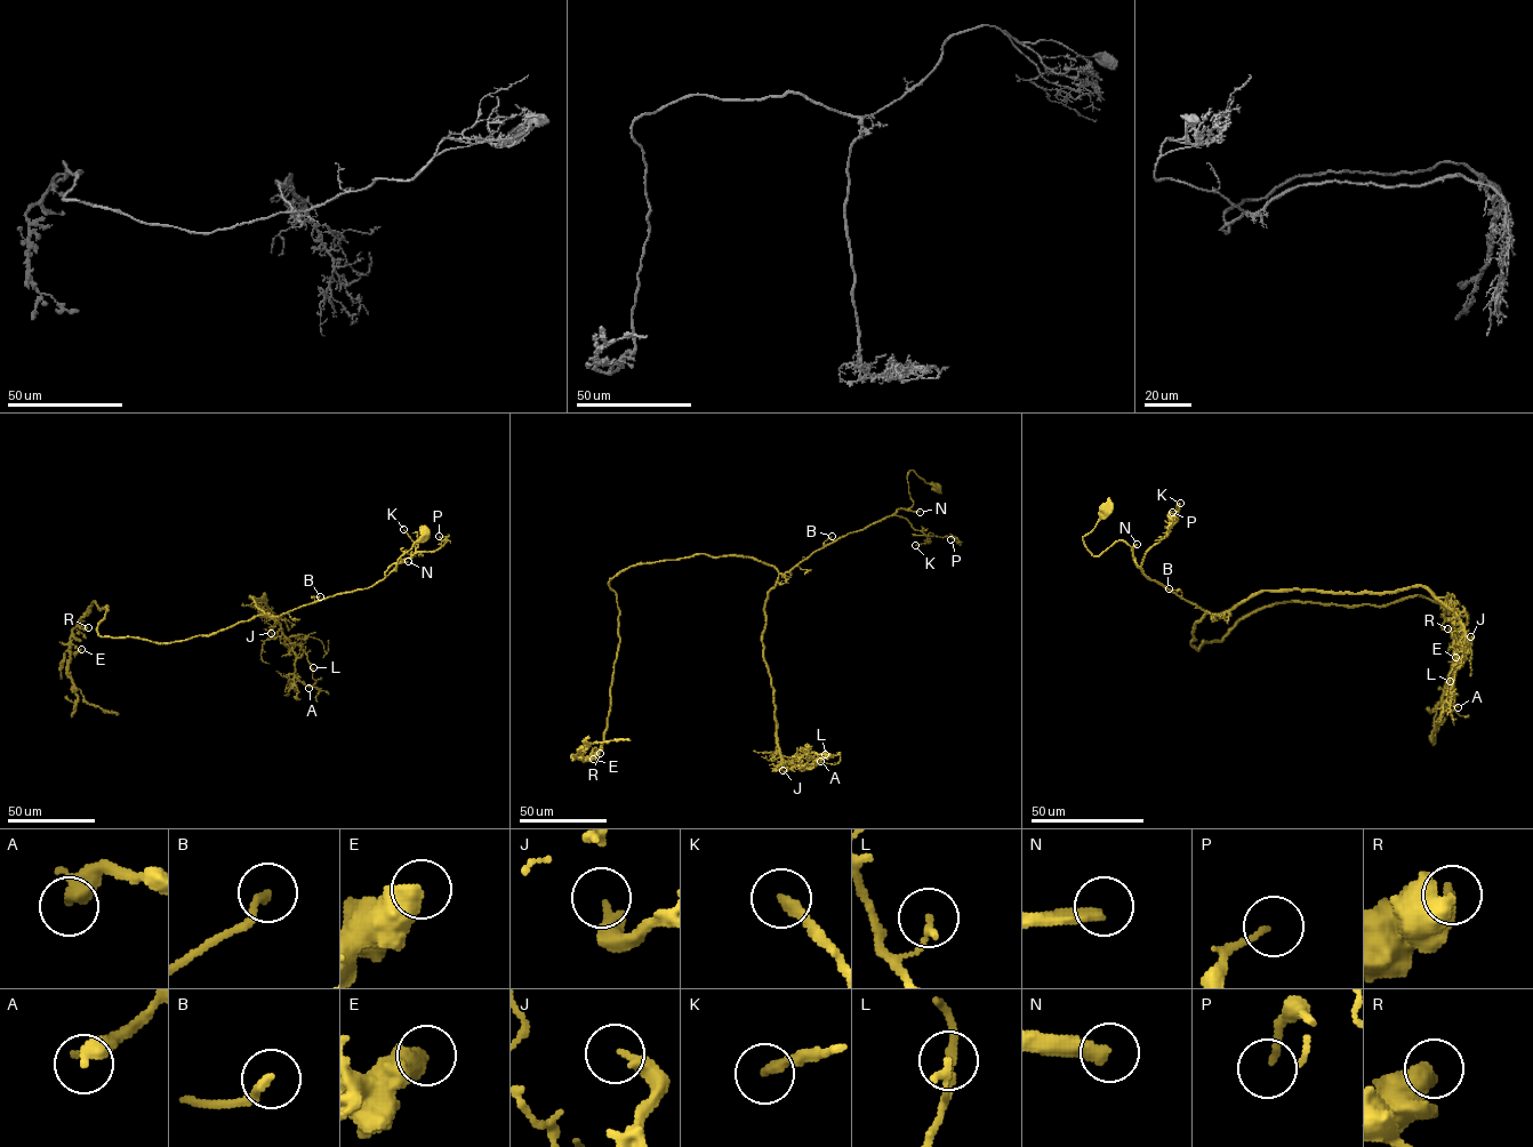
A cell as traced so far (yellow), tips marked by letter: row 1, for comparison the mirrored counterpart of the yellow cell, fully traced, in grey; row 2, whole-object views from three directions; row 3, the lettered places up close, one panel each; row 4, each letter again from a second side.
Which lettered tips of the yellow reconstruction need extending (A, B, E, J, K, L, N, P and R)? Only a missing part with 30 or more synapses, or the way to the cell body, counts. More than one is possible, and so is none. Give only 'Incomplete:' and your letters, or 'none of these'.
Incomplete: N

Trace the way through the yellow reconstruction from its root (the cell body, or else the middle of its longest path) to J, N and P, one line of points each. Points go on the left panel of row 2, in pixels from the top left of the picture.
J: (426, 534), (395, 570), (400, 559), (368, 587), (274, 616), (250, 596), (264, 594), (281, 631), (271, 633)
N: (426, 534), (401, 556), (395, 570), (400, 559), (398, 563), (408, 561)
P: (426, 534), (399, 560), (396, 570), (400, 559), (382, 579), (416, 552), (436, 551), (441, 542), (439, 536)

